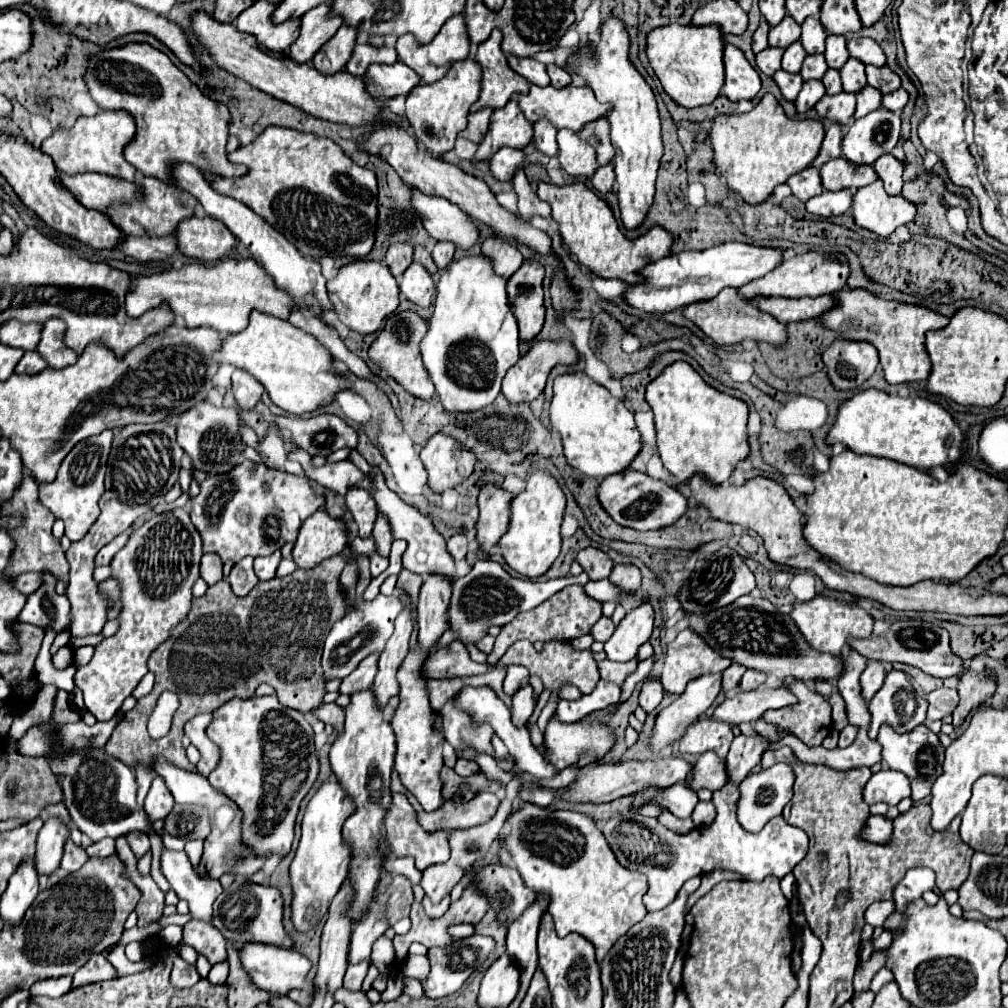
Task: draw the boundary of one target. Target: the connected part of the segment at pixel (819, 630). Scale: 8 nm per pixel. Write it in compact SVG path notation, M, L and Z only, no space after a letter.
M817 595L807 603L795 603L791 617L797 629L801 631L801 635L805 637L805 641L813 649L831 655L841 655L841 651L849 645L849 639L863 639L869 637L873 631L873 617L867 611L863 611L861 607L839 605L835 599L821 597L821 595Z

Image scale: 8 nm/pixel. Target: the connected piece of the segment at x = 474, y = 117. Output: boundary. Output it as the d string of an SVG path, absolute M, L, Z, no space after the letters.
M481 109L477 113L471 113L469 115L469 125L467 125L467 129L463 129L459 133L459 137L465 137L465 139L469 139L473 143L481 143L483 137L487 135L487 131L489 131L491 113L493 113L491 109Z

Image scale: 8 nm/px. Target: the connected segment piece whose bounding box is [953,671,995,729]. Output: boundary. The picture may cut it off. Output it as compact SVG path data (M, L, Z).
M965 671L965 675L961 675L959 679L959 705L953 711L953 727L961 727L963 721L967 719L967 715L975 709L981 707L993 693L995 693L995 681L991 679L989 673L981 671Z

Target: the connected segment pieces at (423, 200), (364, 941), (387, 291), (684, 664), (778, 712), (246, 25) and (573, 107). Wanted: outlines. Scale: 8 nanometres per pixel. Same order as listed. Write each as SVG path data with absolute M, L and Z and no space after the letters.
M413 191L413 207L417 209L425 229L437 241L451 241L461 249L471 249L479 239L479 229L469 215L443 197Z
M379 895L379 901L371 907L367 917L355 927L349 943L347 963L355 965L369 959L373 943L385 933L385 895Z
M353 259L351 263L343 265L337 275L327 281L327 291L339 321L363 335L377 331L383 325L385 317L389 317L399 305L397 279L391 275L385 263L373 259Z
M683 629L677 639L667 645L661 683L665 691L681 695L689 681L707 673L721 673L729 665L731 659L717 655L717 651L691 629Z
M793 679L789 683L783 683L783 687L789 689L797 697L797 703L789 705L789 707L783 707L783 709L769 709L769 711L765 711L763 719L771 725L777 725L779 729L785 729L785 731L793 733L807 747L821 745L825 735L829 735L829 725L831 725L831 707L829 707L827 699L823 695L819 695L817 691L809 689L801 679Z
M255 1L251 7L247 7L237 19L235 27L243 33L249 33L257 39L257 43L269 51L285 53L293 39L299 35L299 19L285 21L281 25L275 25L269 21L275 5L265 1Z
M571 83L571 85L563 87L563 89L556 89L551 85L547 85L547 87L531 85L529 93L527 95L519 93L517 101L519 101L519 107L521 107L521 111L523 111L523 115L525 115L525 119L529 123L535 123L537 119L545 118L555 125L555 129L579 131L585 123L589 123L589 121L593 121L597 117L605 117L609 113L609 105L599 103L595 99L595 93L593 93L591 87L575 85L575 83Z

